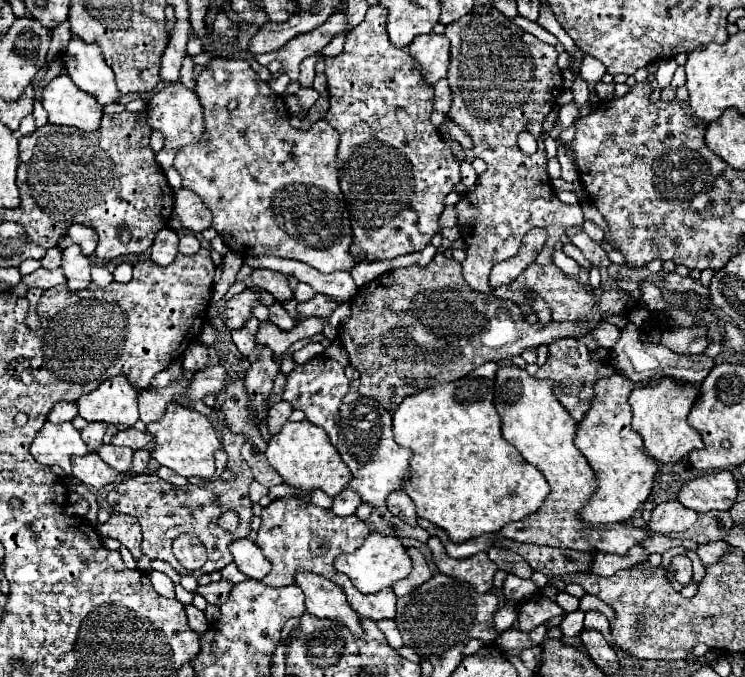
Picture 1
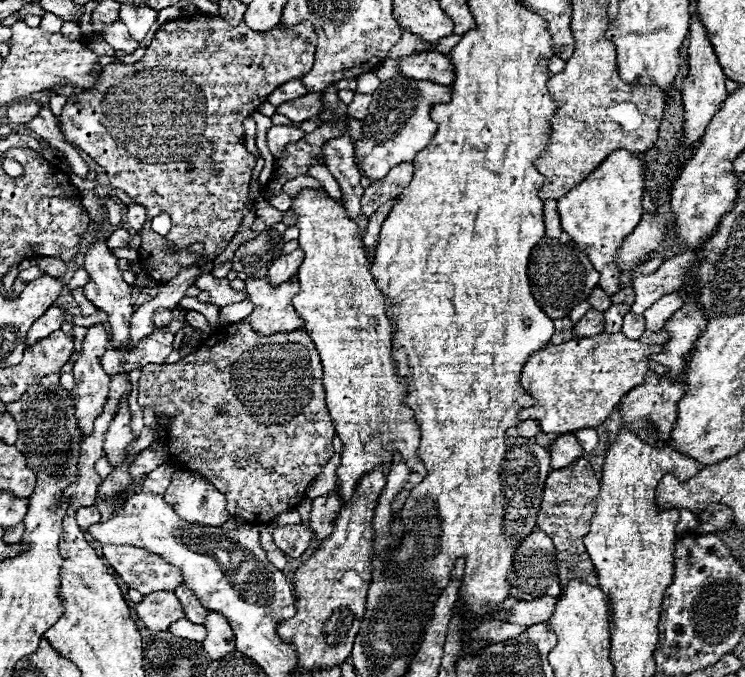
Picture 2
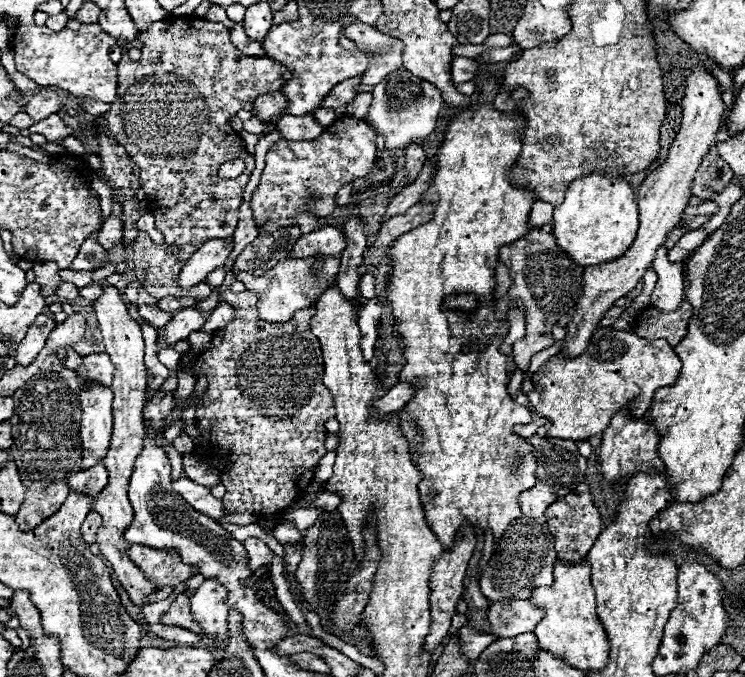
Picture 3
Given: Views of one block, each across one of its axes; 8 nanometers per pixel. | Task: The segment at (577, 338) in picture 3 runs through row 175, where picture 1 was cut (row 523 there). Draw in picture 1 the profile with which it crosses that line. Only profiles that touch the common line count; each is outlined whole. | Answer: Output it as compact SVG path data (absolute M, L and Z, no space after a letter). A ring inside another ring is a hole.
M678 500L662 502L652 510L652 520L648 524L648 530L654 534L670 534L670 532L686 532L694 526L698 514L694 510L688 510Z

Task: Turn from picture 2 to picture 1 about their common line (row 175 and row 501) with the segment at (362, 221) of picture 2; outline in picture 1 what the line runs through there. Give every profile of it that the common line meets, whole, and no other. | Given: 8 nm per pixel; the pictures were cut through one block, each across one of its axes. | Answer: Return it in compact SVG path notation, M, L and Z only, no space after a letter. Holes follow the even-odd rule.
M346 488L346 490L342 490L340 494L334 496L334 500L332 500L332 512L336 516L350 516L350 514L356 512L356 508L358 508L360 502L362 502L360 496L354 494L354 492L350 492Z

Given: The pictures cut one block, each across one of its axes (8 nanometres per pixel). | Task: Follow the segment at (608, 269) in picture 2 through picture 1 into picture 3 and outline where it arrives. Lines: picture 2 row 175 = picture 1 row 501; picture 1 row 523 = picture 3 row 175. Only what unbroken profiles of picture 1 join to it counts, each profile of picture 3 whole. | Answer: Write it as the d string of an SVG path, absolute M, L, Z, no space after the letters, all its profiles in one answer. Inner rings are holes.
M592 172L588 176L576 178L568 186L564 202L554 208L554 220L552 220L554 238L558 240L558 246L570 252L570 256L574 256L574 260L578 260L578 264L582 266L596 266L600 262L608 262L622 256L626 248L630 246L630 242L634 240L636 230L638 230L638 204L626 176L610 176L606 172L602 174Z

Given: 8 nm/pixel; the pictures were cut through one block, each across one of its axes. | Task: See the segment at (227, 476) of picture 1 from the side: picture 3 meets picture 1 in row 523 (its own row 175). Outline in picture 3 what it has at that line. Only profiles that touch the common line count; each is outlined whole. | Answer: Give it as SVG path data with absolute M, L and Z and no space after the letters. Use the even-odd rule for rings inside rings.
M168 16L152 24L146 32L140 32L137 39L144 42L140 60L132 62L128 53L116 64L118 68L118 90L116 98L110 104L110 110L102 114L104 126L102 132L122 144L132 162L140 168L140 188L146 192L148 210L156 218L156 230L164 234L164 244L154 244L152 238L144 232L134 240L134 272L138 282L146 292L158 298L194 297L205 300L211 294L211 289L204 282L191 289L180 288L177 283L178 272L182 264L190 258L190 252L196 252L206 240L212 238L230 238L238 224L238 208L242 204L242 192L248 184L248 178L254 170L254 158L246 152L242 138L228 124L230 118L236 116L246 104L254 102L258 96L272 90L280 90L286 80L292 78L292 72L280 64L278 60L264 56L246 56L230 42L228 28L220 22L210 22L196 16ZM242 158L246 162L246 170L234 178L224 180L218 176L218 168L222 162ZM168 244L178 244L180 254L168 256Z

